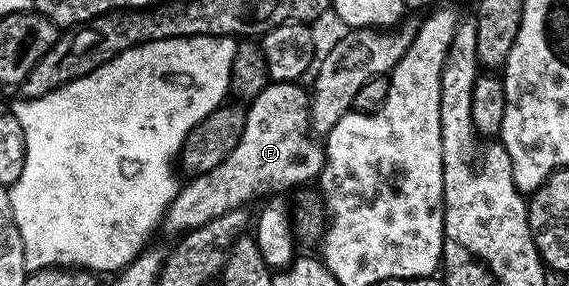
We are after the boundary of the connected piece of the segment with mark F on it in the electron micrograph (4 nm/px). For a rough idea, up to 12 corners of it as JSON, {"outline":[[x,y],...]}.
{"outline":[[300,82],[251,100],[227,161],[165,211],[174,237],[325,163]]}

